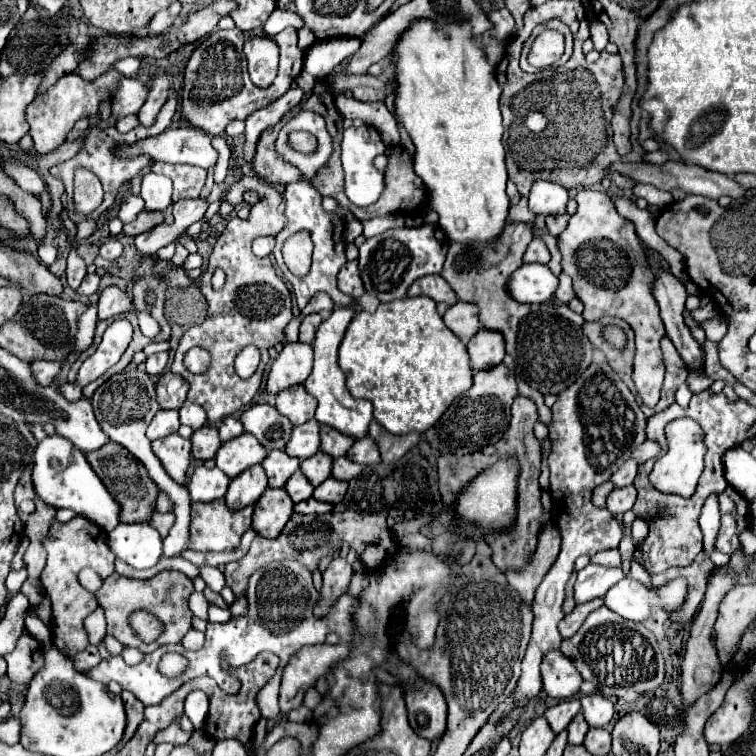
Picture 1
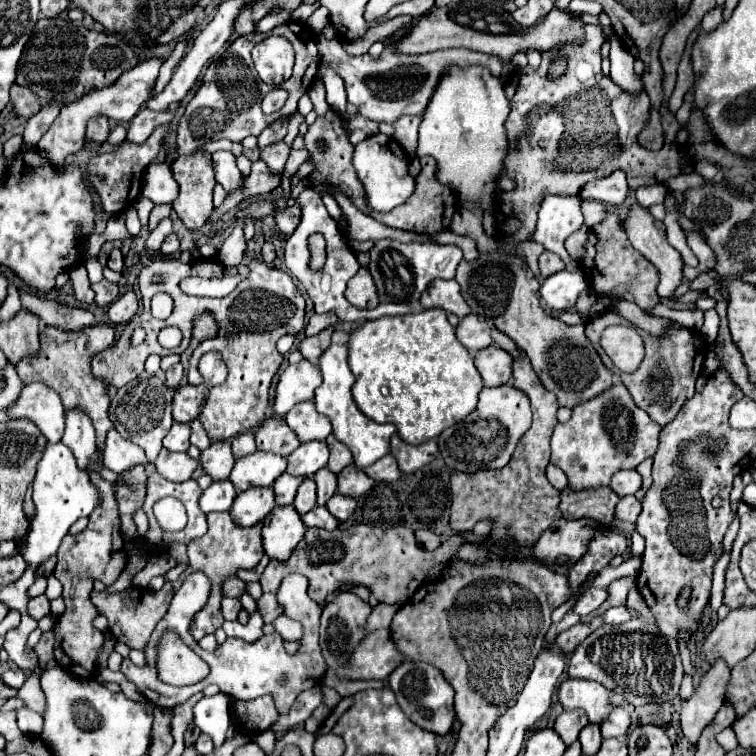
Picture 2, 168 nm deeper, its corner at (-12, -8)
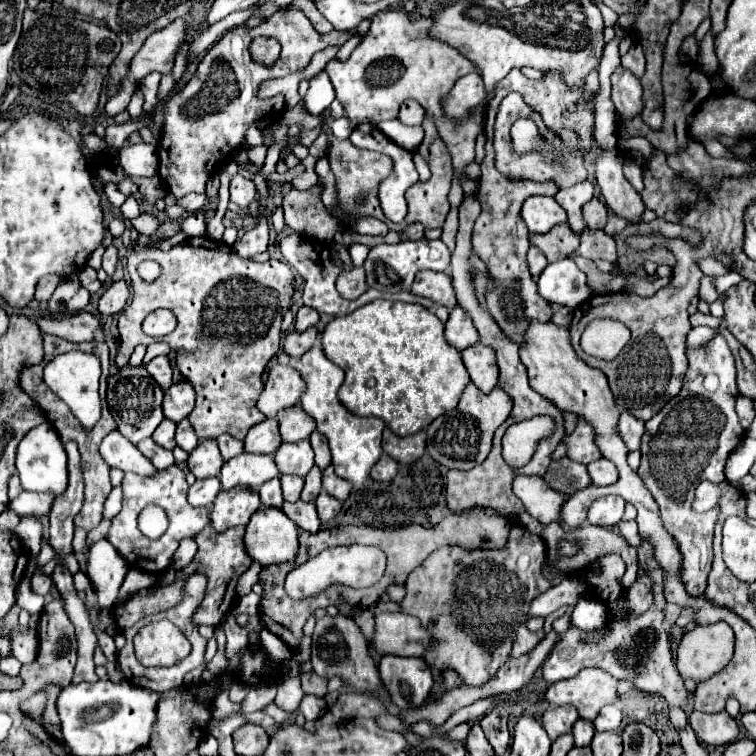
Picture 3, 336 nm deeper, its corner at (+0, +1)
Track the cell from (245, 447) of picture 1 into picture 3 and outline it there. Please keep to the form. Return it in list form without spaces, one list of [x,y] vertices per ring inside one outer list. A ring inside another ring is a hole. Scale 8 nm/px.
[[[246,454],[230,458],[224,462],[220,472],[220,482],[224,490],[234,486],[248,486],[258,488],[266,480],[278,476],[278,468],[272,454]]]

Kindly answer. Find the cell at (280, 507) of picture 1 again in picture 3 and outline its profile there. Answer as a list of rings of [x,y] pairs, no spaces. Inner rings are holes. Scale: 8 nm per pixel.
[[[262,506],[252,514],[248,526],[246,526],[246,536],[244,536],[244,546],[246,552],[252,560],[260,562],[262,566],[270,564],[280,564],[280,562],[292,562],[298,550],[298,526],[286,518],[286,514],[280,508],[272,506]]]

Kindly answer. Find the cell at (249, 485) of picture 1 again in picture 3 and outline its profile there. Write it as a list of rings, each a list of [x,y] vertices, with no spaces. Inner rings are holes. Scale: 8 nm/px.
[[[236,486],[232,490],[222,490],[210,512],[210,520],[216,532],[224,532],[226,528],[248,524],[250,516],[260,508],[260,496],[254,488]]]

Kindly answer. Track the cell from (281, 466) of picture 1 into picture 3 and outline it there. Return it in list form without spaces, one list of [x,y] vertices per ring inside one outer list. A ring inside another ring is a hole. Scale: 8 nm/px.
[[[272,478],[268,482],[264,482],[260,488],[258,488],[258,494],[260,494],[260,500],[264,506],[276,506],[280,508],[282,506],[282,488],[280,488],[280,478]]]

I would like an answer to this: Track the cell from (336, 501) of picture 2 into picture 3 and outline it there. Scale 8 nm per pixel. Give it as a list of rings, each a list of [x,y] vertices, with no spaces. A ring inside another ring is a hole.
[[[320,492],[314,504],[316,504],[316,508],[318,508],[318,518],[320,518],[320,522],[332,520],[332,518],[340,512],[340,508],[342,508],[342,502],[336,500],[336,498],[332,498],[332,496],[326,494],[326,492]]]

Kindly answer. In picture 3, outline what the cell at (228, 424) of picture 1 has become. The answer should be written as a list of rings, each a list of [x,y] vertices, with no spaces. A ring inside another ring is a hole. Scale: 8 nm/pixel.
[[[222,434],[222,436],[218,436],[216,442],[218,442],[220,450],[222,450],[222,458],[224,458],[224,460],[230,460],[230,458],[234,458],[234,456],[238,456],[238,454],[244,452],[244,444],[242,444],[242,440],[238,440],[238,438],[230,436],[230,434]]]

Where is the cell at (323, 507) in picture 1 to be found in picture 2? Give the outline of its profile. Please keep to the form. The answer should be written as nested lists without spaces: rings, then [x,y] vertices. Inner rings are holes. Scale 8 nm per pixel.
[[[314,507],[312,511],[302,515],[302,521],[306,527],[316,527],[316,529],[326,529],[326,531],[334,531],[338,527],[338,521],[330,515],[326,507]]]

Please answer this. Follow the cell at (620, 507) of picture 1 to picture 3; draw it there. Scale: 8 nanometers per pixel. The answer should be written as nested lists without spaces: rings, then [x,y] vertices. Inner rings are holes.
[[[604,496],[590,506],[588,522],[594,526],[614,526],[622,520],[624,504],[626,502],[620,496]]]

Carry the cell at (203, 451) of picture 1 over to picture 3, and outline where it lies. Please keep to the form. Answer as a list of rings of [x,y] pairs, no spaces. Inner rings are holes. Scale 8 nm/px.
[[[202,440],[188,456],[188,468],[196,478],[218,476],[224,460],[220,456],[220,448],[216,440]]]

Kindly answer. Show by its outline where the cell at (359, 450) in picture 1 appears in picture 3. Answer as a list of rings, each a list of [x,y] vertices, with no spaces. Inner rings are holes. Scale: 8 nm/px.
[[[382,454],[380,460],[372,466],[370,470],[370,478],[378,480],[378,482],[390,482],[398,472],[398,464],[394,462],[394,458],[390,458],[388,454]]]

